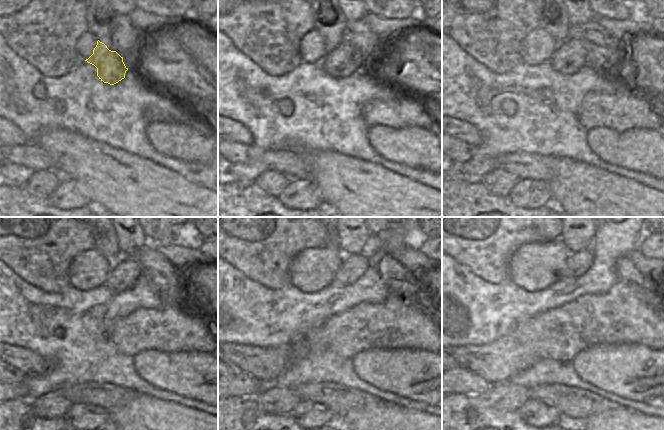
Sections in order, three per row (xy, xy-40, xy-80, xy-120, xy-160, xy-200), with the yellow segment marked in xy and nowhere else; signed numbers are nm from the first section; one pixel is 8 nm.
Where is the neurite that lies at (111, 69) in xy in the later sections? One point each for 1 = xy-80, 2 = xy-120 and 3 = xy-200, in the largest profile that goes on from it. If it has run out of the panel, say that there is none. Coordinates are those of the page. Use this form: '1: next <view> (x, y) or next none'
1: next xy-80 (570, 56)
2: next xy-120 (125, 272)
3: next xy-200 (577, 263)

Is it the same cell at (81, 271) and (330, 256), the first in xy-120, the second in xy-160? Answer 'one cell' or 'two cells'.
one cell

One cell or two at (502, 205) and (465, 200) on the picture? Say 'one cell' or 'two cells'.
one cell

